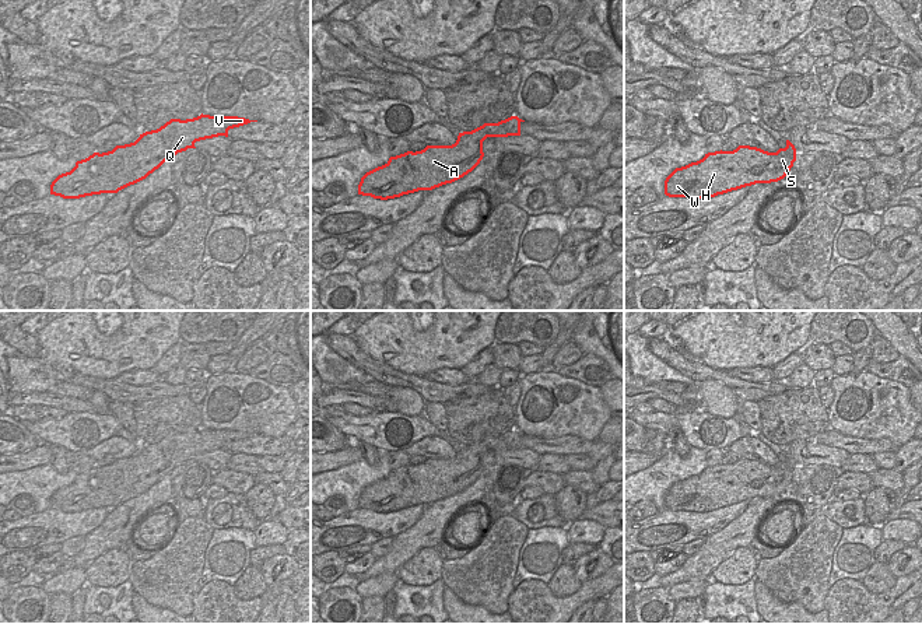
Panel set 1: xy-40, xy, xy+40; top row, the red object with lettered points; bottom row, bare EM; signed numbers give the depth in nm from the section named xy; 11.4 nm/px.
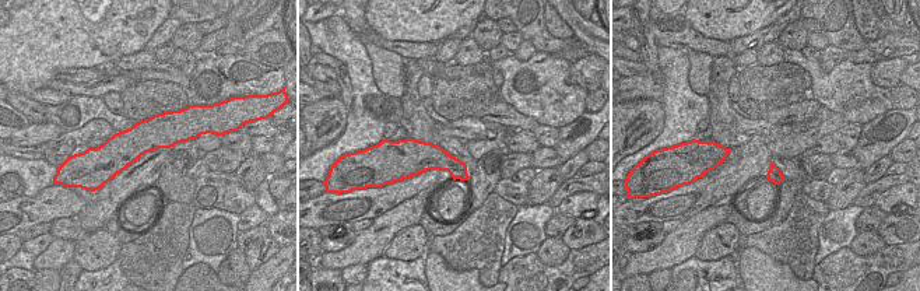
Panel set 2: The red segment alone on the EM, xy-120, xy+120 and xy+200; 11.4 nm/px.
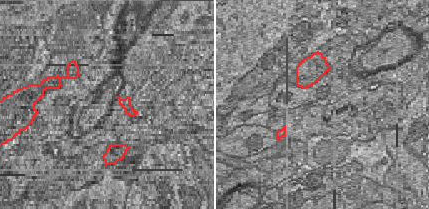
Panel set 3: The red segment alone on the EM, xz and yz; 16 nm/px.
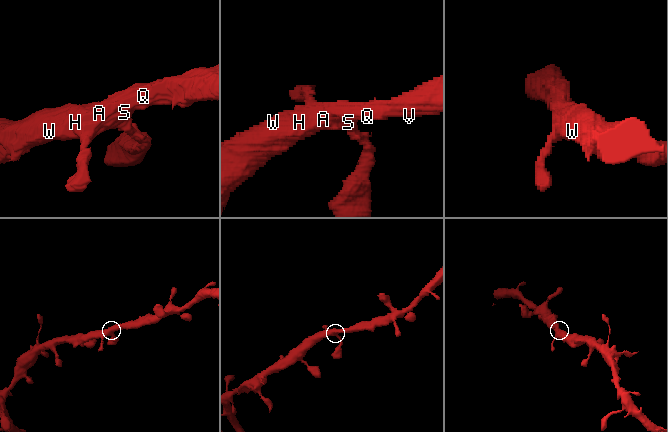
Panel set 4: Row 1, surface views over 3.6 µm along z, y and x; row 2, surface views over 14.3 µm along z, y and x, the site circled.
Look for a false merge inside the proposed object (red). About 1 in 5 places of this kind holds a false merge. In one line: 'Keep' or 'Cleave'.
Keep

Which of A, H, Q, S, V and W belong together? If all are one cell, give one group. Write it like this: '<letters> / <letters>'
A H Q S V W

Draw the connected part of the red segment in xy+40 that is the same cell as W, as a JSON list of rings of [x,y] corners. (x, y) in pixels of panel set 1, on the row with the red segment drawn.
[[[789,140],[776,153],[750,146],[708,153],[697,162],[676,168],[665,180],[665,194],[709,199],[756,183],[778,182],[795,161],[796,148]]]

